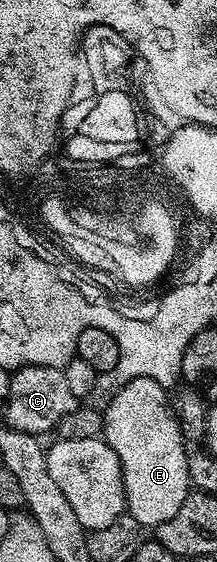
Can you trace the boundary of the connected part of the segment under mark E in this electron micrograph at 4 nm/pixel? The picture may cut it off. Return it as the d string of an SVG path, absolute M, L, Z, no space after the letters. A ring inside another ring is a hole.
M135 377L131 381L127 381L127 385L116 388L112 399L103 407L103 438L106 443L111 445L111 449L115 449L115 457L119 457L119 465L123 473L123 485L125 486L125 509L127 514L135 517L135 521L139 521L139 525L143 529L155 529L159 525L163 525L163 521L171 521L171 517L175 517L175 513L179 513L183 501L189 495L191 484L189 482L190 452L185 451L187 440L181 430L181 420L178 419L174 404L171 402L170 392L161 387L159 381L151 381L151 377Z

